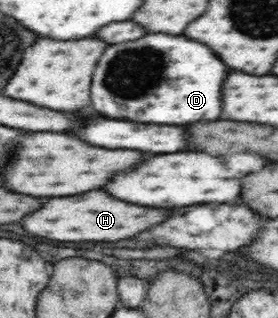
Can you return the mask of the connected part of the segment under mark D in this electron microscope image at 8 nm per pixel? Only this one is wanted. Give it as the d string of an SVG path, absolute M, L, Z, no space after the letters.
M149 34L141 40L111 46L93 76L93 108L113 120L133 120L141 124L193 124L219 120L221 80L229 68L187 36Z

